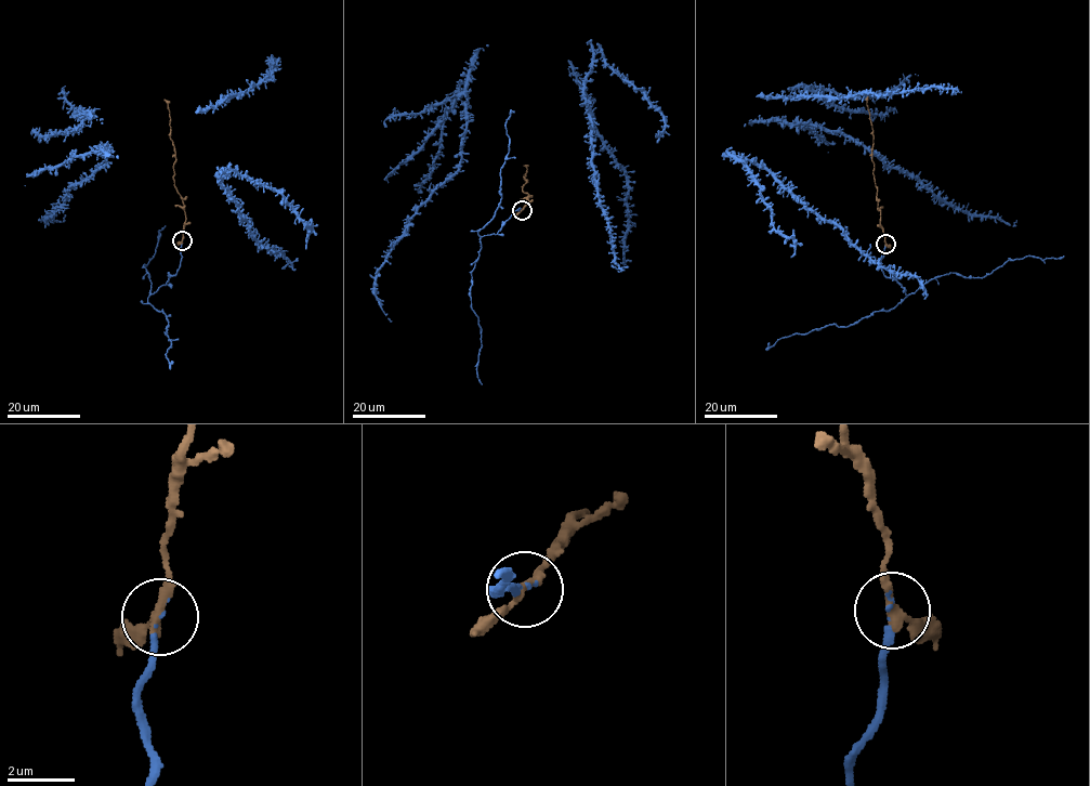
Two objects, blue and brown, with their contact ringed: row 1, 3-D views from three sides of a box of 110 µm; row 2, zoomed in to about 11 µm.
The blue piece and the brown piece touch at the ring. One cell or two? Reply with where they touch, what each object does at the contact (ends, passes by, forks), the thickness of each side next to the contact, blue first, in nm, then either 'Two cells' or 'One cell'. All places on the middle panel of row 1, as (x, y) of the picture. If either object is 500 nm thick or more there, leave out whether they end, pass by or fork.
Place: (522, 210). At the ring blue ends. At the ring brown passes by. Thickness 170 nm (blue) against 260 nm. One cell

